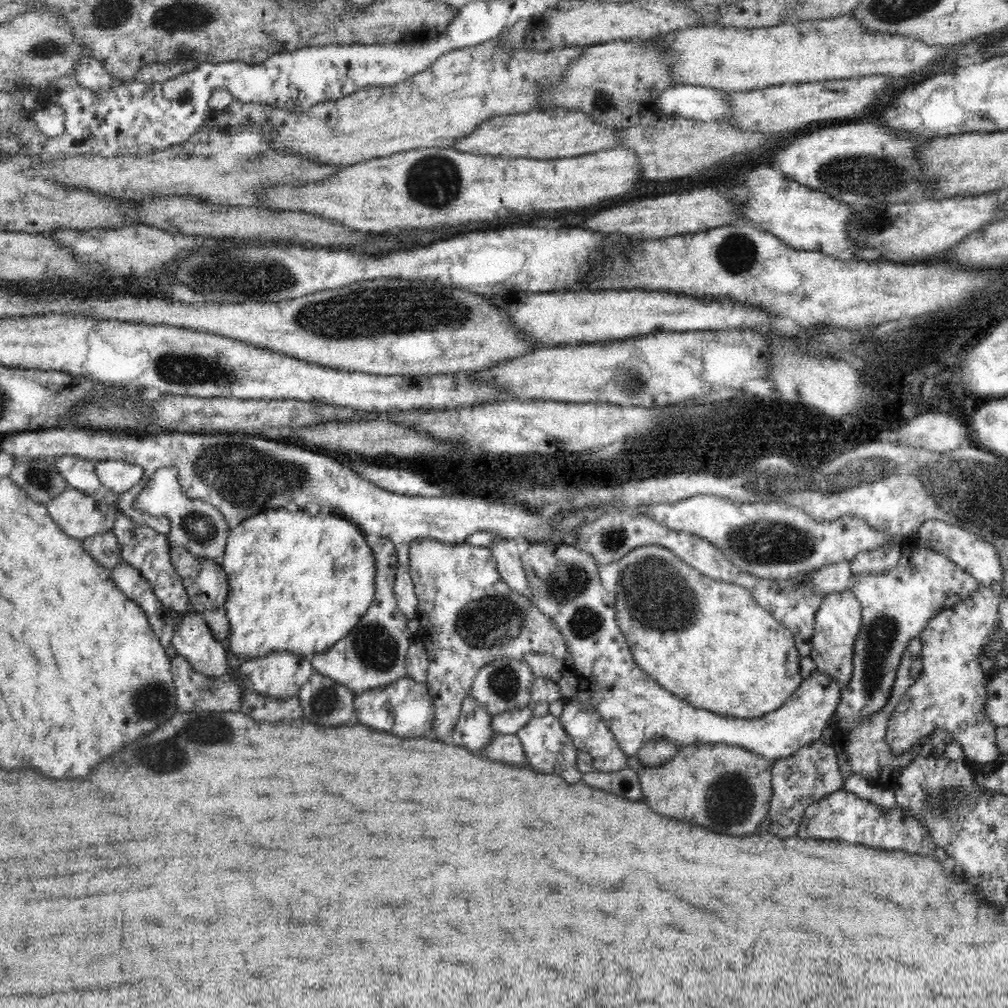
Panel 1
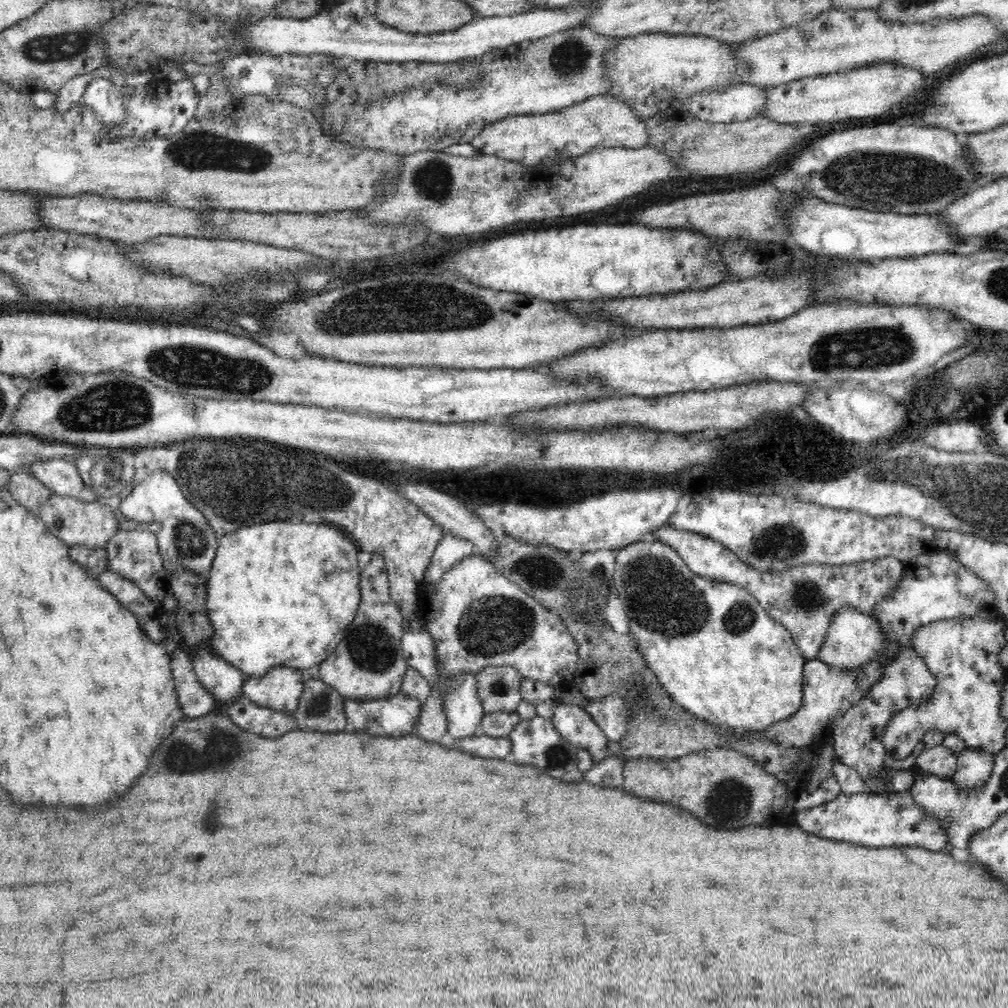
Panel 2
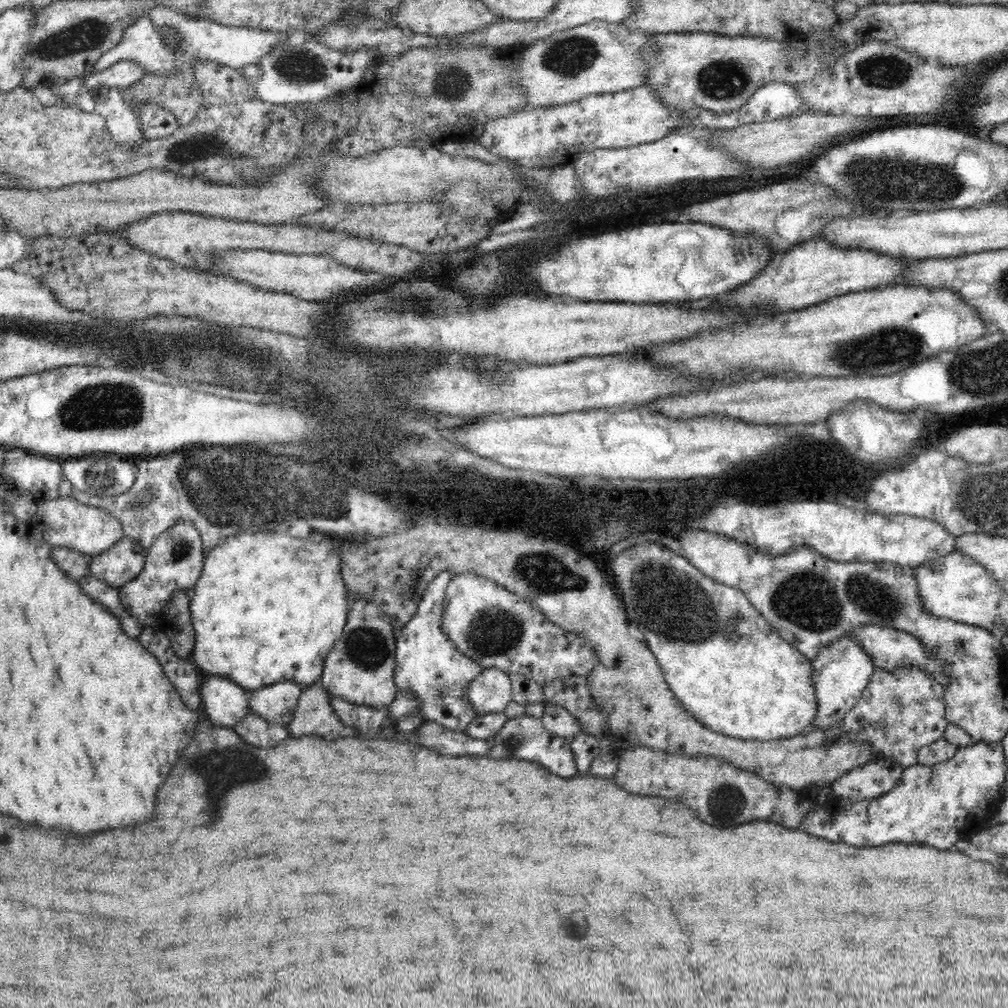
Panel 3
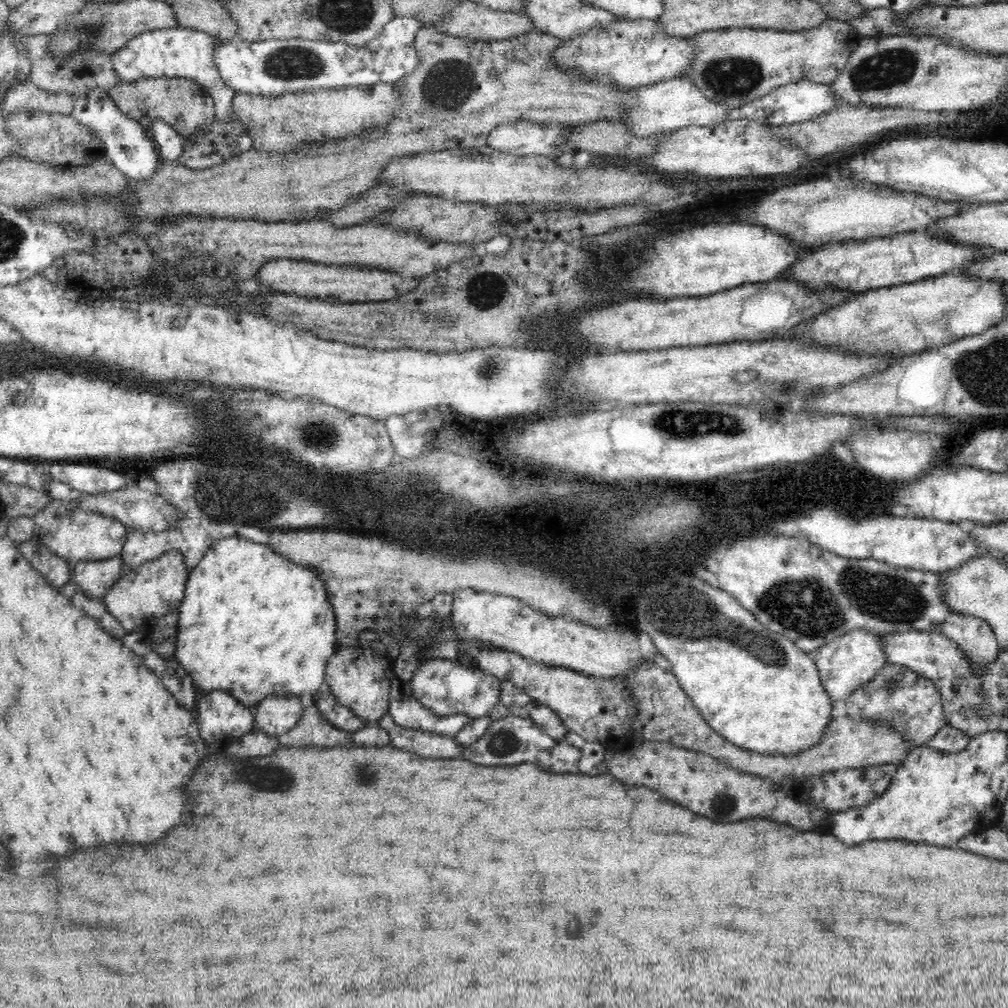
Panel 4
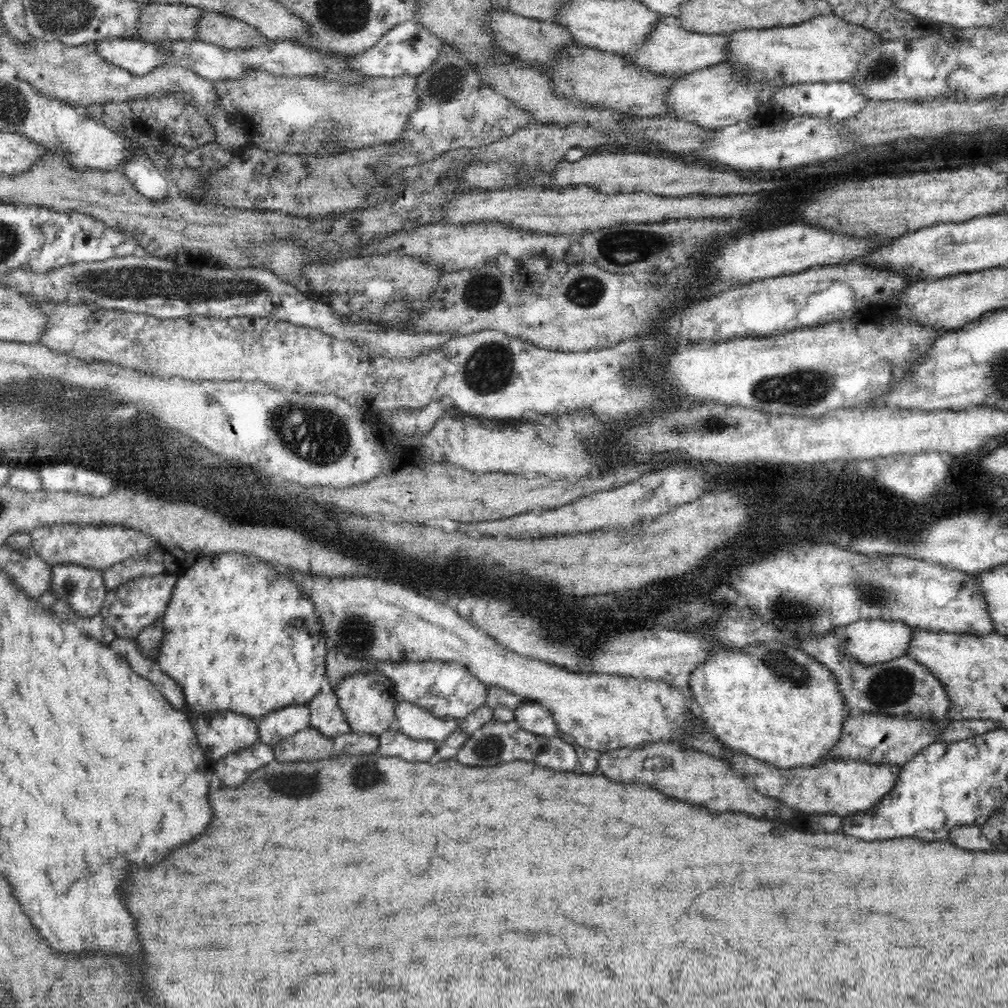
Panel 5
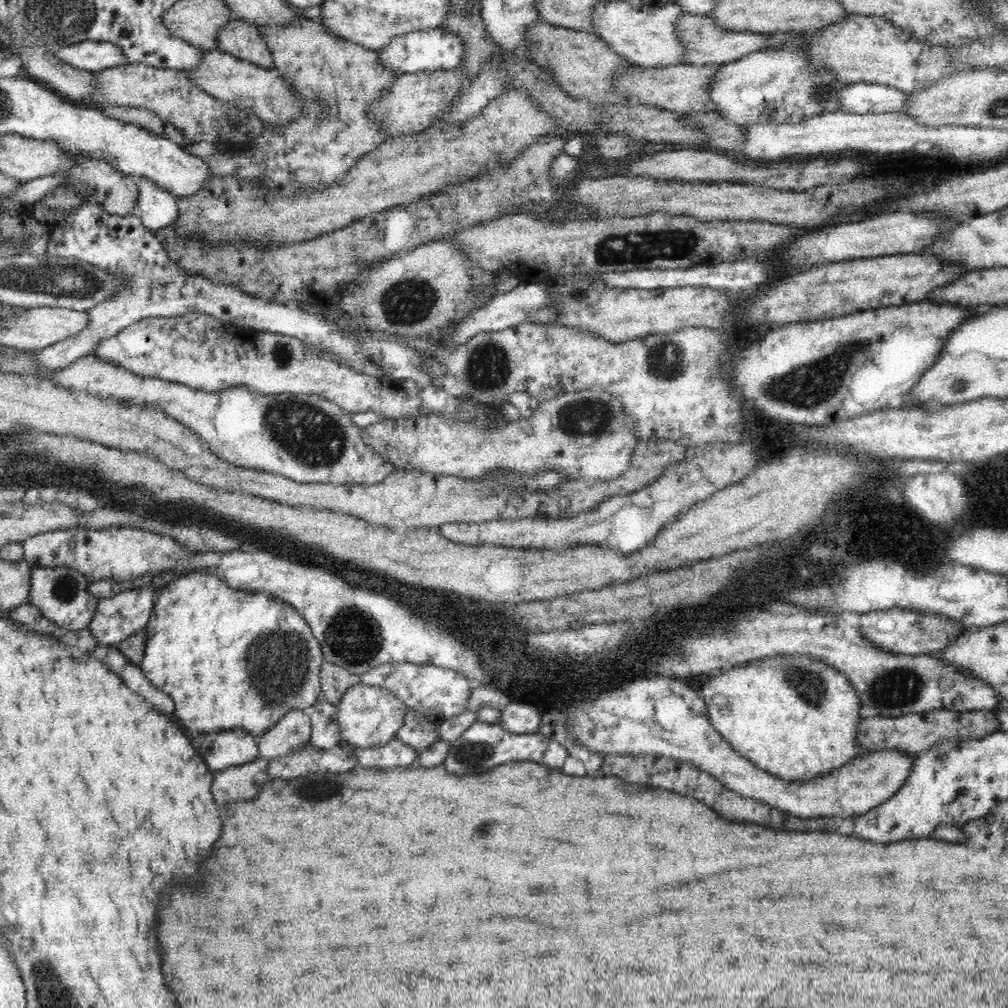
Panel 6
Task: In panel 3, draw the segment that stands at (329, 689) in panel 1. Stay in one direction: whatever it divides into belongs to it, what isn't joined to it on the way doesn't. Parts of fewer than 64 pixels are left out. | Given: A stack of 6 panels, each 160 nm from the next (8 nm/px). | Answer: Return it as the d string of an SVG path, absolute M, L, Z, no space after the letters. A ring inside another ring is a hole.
M319 681L316 686L310 686L303 689L300 695L296 710L291 721L286 724L288 732L292 738L300 738L300 736L320 736L326 740L336 740L336 738L346 738L346 736L356 736L354 728L344 725L334 713L334 709L330 704L330 694Z

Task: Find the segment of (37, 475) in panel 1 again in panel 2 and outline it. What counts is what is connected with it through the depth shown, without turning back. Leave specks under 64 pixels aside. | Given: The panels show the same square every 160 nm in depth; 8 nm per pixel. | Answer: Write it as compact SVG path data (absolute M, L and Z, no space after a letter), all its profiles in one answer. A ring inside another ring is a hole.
M23 469L12 471L8 489L12 498L29 511L37 511L39 506L52 495L48 487Z

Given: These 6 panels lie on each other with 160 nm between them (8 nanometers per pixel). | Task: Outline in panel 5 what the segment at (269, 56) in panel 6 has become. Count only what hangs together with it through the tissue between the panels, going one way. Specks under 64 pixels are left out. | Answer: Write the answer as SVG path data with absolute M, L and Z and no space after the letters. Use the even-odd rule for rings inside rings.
M205 11L199 20L197 40L228 50L248 50L268 43L260 31L237 18Z

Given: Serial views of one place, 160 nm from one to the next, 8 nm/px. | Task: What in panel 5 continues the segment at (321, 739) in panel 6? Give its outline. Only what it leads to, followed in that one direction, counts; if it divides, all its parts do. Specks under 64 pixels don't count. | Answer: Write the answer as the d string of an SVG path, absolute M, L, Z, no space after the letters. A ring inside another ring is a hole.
M324 679L320 692L308 703L311 712L310 727L324 737L334 738L350 733L350 725L342 715L336 693L328 679Z

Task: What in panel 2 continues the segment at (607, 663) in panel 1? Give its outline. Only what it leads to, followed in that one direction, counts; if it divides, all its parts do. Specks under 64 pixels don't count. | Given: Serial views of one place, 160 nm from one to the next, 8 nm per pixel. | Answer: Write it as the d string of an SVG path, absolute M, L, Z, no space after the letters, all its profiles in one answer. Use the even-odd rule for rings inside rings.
M816 659L807 661L803 673L805 691L802 708L787 721L777 722L767 731L756 732L756 735L775 740L780 744L789 744L796 748L818 743L831 736L835 723L857 702L860 688L857 683L857 670L844 670ZM614 693L606 697L602 704L602 712L590 712L594 718L594 722L604 731L606 738L618 743L624 738L624 732L628 725L626 720L632 713L628 713L628 707L622 703L622 694Z

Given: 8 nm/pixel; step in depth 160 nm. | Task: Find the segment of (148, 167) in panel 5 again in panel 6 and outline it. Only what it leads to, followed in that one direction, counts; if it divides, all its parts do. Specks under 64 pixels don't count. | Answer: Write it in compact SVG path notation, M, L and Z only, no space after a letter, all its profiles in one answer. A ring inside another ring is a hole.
M139 179L140 194L136 215L144 229L157 234L160 229L176 224L179 209L174 195L159 189L148 179Z

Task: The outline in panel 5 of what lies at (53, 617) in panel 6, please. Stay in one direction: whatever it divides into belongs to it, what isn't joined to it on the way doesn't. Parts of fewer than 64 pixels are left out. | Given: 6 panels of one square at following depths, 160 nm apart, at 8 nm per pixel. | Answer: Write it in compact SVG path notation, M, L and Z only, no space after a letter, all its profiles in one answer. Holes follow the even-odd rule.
M62 563L50 569L52 584L48 591L64 601L74 615L92 618L101 612L107 594L102 571Z

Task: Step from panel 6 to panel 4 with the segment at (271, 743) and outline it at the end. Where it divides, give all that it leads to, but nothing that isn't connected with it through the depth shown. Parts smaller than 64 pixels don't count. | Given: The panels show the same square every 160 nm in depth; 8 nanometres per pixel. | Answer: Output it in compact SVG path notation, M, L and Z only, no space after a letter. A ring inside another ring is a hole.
M299 696L265 698L255 709L255 728L270 736L282 736L292 730L303 717Z

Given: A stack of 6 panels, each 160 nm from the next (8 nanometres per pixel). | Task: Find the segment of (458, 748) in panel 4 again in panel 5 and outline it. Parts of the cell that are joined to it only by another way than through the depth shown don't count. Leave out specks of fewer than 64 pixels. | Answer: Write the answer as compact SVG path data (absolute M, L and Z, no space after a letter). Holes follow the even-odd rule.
M390 728L378 737L378 748L374 754L378 756L394 756L404 758L408 762L426 762L436 754L437 743L435 741L417 741L398 729Z

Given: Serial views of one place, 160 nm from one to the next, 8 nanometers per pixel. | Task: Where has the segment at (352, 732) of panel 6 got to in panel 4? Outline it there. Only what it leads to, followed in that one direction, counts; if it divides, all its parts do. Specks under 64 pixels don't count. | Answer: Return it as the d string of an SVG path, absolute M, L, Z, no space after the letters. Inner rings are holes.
M344 648L337 650L328 661L325 683L336 700L352 709L356 717L368 725L376 725L389 714L393 673L392 657L374 654L370 648Z

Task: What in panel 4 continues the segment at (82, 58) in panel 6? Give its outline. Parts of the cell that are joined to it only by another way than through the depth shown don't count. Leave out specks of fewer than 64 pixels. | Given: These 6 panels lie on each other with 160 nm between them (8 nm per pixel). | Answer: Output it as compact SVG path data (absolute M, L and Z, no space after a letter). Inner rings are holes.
M180 26L148 31L135 36L132 40L126 42L122 48L114 51L112 53L113 66L121 80L128 83L141 78L158 77L178 77L179 79L190 79L197 82L202 90L212 97L215 122L240 125L240 134L235 139L235 144L239 153L249 152L253 149L255 141L242 123L237 124L238 119L234 117L231 107L234 91L225 89L220 73L218 73L218 69L212 61L214 46L219 43L214 37L210 37L206 33Z

